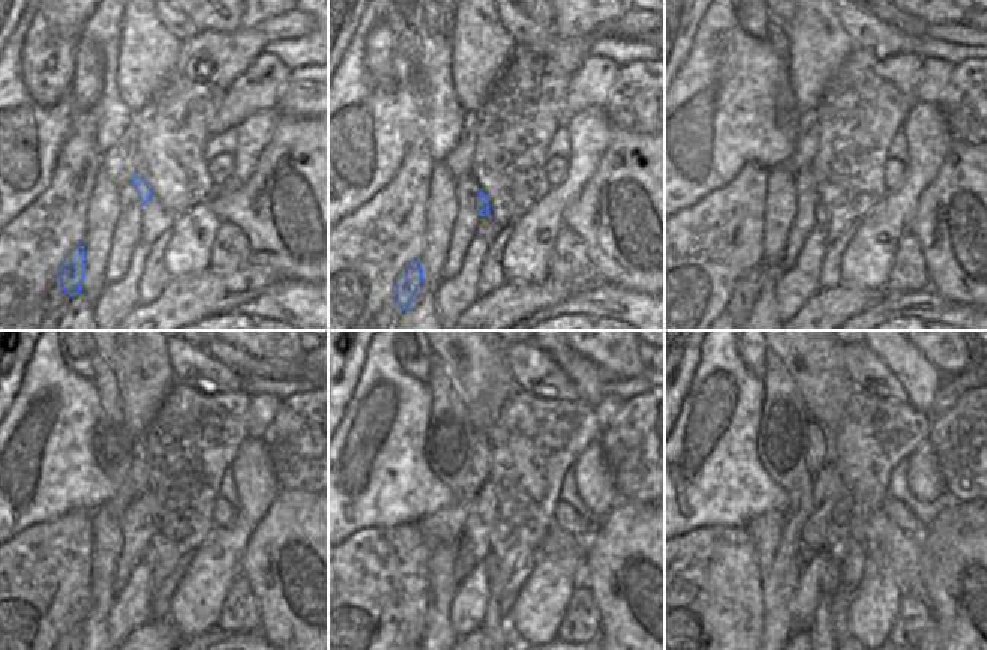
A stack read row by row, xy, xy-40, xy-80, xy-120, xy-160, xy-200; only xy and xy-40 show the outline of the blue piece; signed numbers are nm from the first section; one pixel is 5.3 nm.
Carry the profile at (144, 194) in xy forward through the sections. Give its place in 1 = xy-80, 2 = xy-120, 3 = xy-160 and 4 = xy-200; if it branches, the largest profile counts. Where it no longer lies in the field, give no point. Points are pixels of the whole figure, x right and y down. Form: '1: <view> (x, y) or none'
1: xy-80 (821, 219)
2: xy-120 (149, 559)
3: xy-160 (491, 565)
4: xy-200 (842, 599)

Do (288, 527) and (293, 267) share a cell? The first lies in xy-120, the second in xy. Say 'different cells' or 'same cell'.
same cell

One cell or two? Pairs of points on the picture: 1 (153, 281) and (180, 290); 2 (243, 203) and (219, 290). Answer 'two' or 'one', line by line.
1: two
2: two

